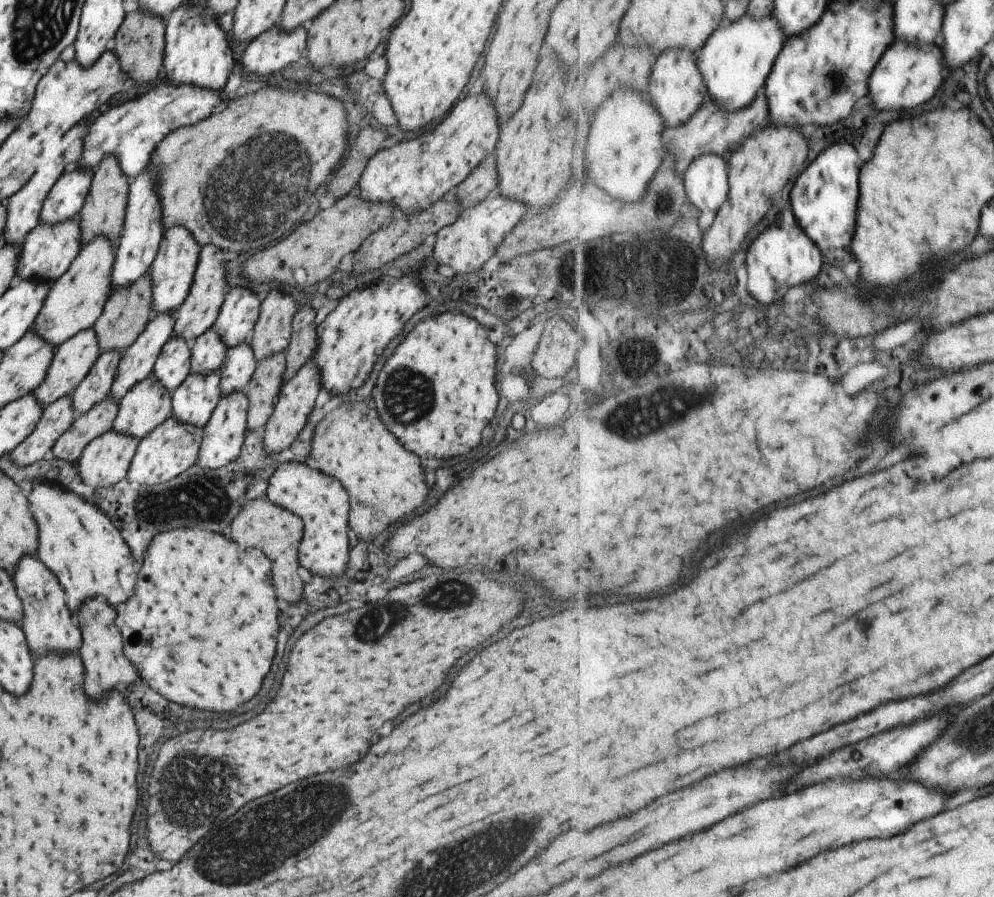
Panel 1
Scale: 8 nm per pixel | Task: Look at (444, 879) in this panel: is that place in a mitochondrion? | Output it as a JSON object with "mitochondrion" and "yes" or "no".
{"mitochondrion":"yes"}

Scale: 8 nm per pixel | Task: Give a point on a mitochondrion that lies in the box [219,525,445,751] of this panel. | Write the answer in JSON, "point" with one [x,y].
{"point":[369,627]}

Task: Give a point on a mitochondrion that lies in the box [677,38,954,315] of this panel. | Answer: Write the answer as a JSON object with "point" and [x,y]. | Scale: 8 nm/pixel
{"point":[835,78]}

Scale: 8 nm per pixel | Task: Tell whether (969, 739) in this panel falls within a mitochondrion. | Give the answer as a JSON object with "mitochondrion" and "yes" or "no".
{"mitochondrion":"yes"}

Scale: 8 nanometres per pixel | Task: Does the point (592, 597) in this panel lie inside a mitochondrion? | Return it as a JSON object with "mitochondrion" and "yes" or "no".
{"mitochondrion":"no"}

